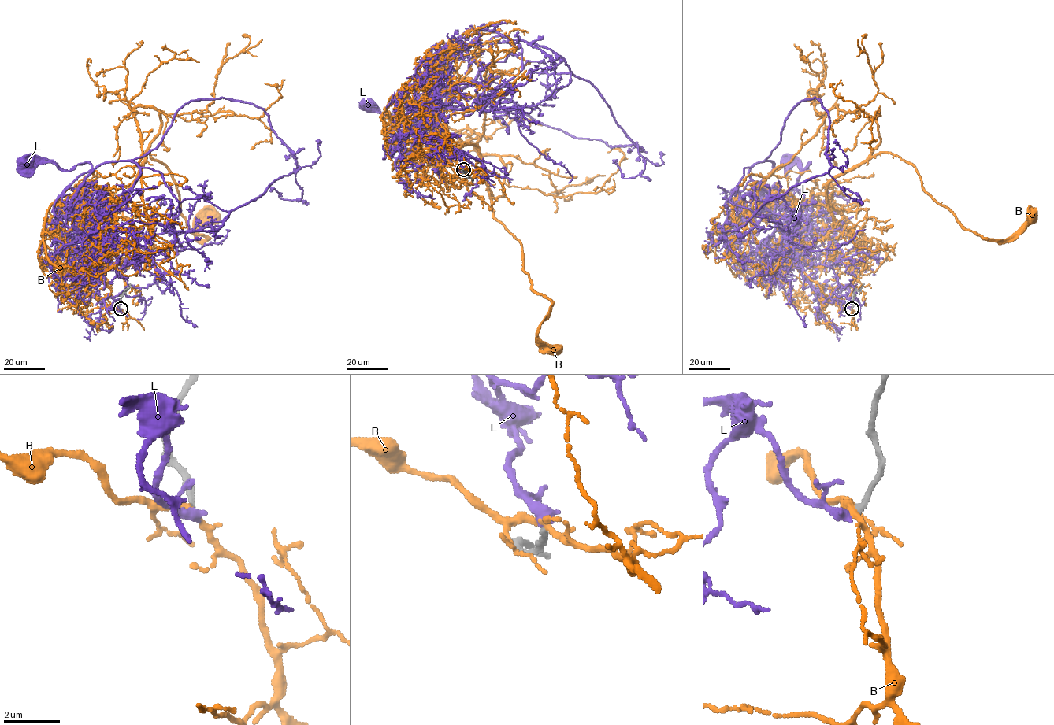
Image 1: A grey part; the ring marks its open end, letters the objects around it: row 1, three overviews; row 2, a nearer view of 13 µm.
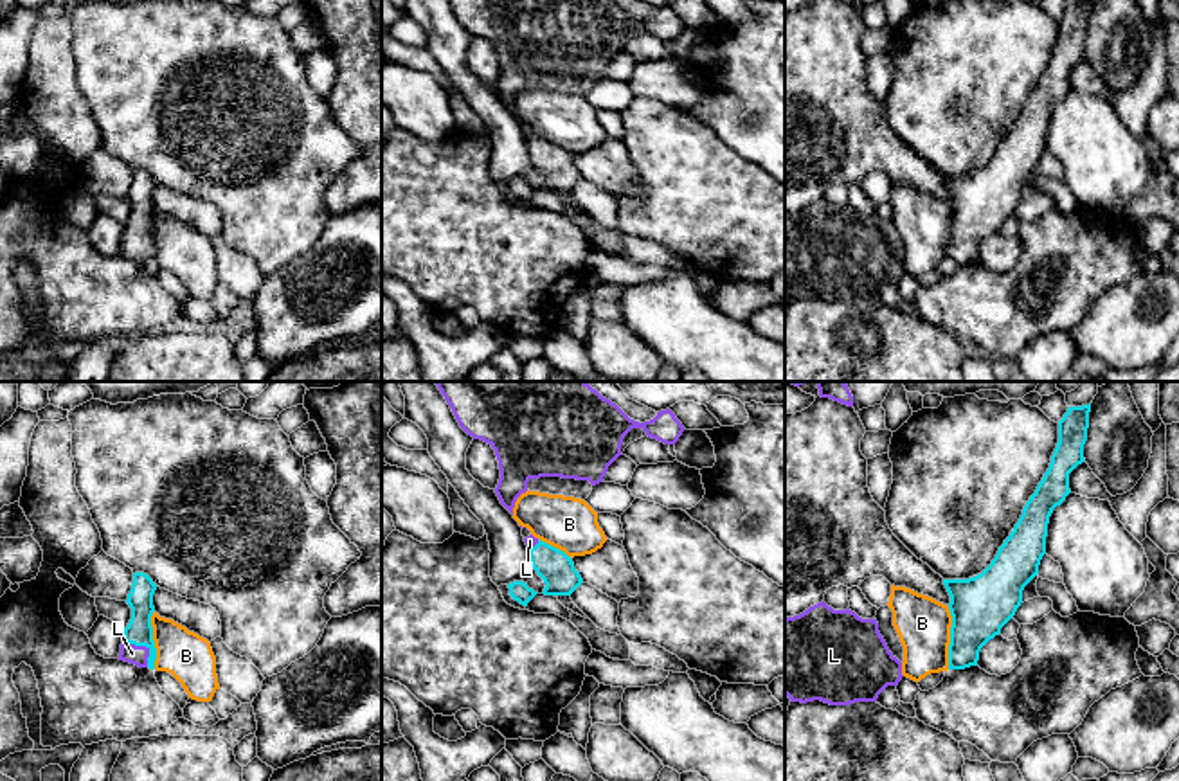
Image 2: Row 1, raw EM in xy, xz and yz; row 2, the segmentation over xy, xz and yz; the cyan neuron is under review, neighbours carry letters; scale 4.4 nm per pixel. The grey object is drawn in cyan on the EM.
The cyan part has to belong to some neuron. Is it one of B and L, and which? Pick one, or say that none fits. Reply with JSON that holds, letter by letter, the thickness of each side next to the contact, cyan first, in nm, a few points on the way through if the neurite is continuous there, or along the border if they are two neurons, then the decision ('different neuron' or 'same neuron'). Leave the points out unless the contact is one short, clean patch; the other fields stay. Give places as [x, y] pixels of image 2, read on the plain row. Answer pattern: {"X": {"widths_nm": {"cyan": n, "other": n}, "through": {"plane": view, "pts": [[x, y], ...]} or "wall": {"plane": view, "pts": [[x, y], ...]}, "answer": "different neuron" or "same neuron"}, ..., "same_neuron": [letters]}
{"B": {"widths_nm": {"cyan": 260, "other": 240}, "wall": {"plane": "yz", "pts": [[947, 204], [951, 213], [949, 265]]}, "answer": "different neuron"}, "L": {"widths_nm": {"cyan": 120, "other": 90}, "through": {"plane": "xy", "pts": [[139, 227], [144, 242], [132, 251]]}, "answer": "same neuron"}, "same_neuron": ["L"]}

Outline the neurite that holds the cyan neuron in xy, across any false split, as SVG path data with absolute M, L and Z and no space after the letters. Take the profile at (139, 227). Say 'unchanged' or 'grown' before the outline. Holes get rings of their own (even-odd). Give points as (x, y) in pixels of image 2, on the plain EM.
grown; M144 169L133 171L131 187L126 200L131 205L131 216L124 225L119 257L139 265L155 266L157 245L153 238L151 212L155 209L153 191L157 182Z

